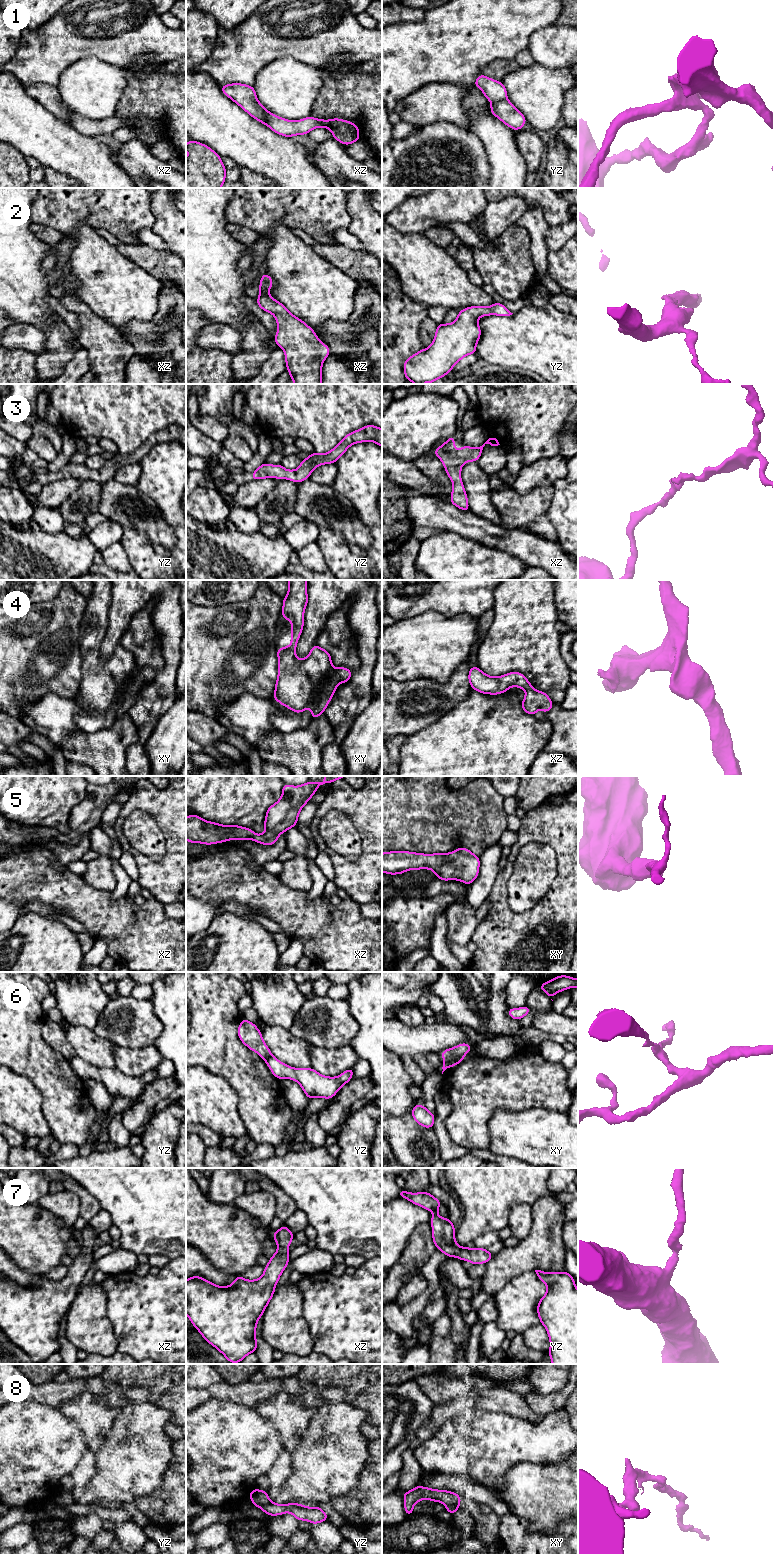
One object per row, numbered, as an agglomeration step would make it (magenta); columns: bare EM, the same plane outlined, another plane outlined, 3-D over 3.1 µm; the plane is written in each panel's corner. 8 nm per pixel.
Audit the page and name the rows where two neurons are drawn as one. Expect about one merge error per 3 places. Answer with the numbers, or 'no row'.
6, 8

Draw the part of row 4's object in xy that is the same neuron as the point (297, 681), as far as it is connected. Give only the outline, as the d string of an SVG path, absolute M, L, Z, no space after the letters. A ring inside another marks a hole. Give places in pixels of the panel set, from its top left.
M288 580L288 593L283 598L282 617L291 622L291 644L288 647L277 648L278 677L273 698L281 705L295 713L312 709L311 719L315 719L327 708L336 687L350 680L352 671L346 667L334 668L328 651L315 644L307 657L298 660L296 646L303 631L304 610L308 603L307 580Z

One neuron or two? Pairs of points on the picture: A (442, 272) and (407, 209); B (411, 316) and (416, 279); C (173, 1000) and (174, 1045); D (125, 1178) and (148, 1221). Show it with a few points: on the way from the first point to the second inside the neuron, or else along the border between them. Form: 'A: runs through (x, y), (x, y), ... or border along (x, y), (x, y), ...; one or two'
A: border along (398, 230), (404, 233), (423, 234); two
B: border along (399, 281), (412, 300), (428, 307); two
C: runs through (173, 1011), (172, 1027), (174, 1034); one
D: runs through (136, 1189), (148, 1201), (148, 1210); one

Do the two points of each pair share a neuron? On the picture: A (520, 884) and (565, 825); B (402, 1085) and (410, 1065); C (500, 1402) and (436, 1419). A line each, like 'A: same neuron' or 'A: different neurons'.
A: different neurons
B: different neurons
C: same neuron

